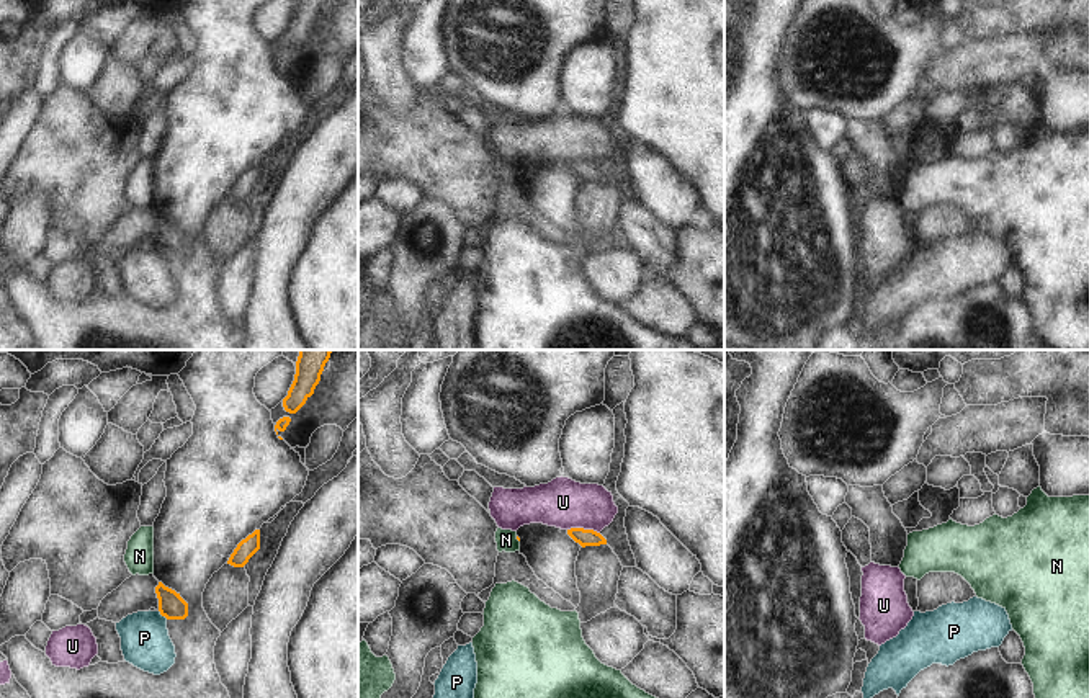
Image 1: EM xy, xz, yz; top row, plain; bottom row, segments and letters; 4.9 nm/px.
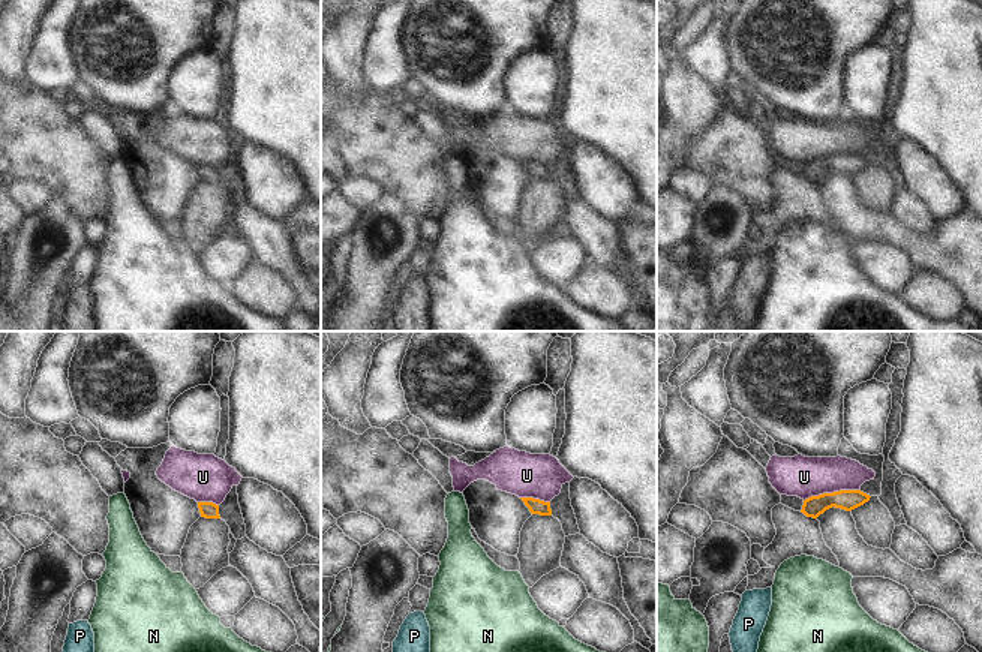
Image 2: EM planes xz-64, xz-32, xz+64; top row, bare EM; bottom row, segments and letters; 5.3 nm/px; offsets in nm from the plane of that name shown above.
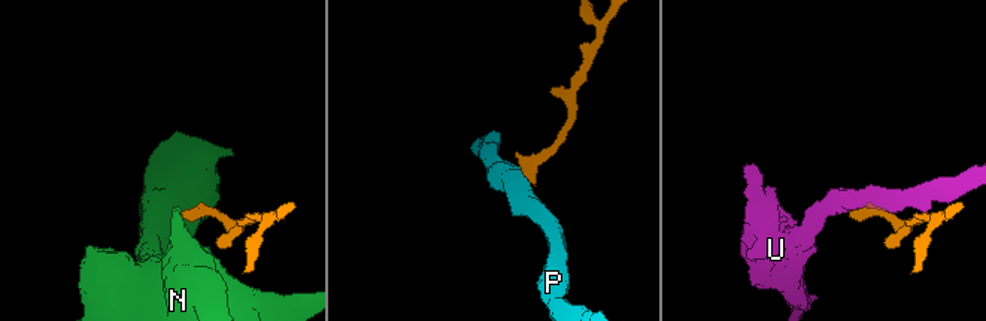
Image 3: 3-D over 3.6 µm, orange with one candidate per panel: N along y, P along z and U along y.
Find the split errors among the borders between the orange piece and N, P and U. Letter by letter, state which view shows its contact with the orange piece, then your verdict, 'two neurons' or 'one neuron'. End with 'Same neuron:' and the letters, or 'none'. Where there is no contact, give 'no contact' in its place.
N: xz | two neurons
P: xy | two neurons
U: xz | two neurons
Same neuron: none

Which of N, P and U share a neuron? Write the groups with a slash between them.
N / P / U

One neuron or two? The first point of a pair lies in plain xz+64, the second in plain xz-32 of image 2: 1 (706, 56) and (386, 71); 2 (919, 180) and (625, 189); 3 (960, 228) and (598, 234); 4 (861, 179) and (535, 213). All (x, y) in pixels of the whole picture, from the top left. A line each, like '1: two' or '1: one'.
1: one
2: one
3: two
4: one

